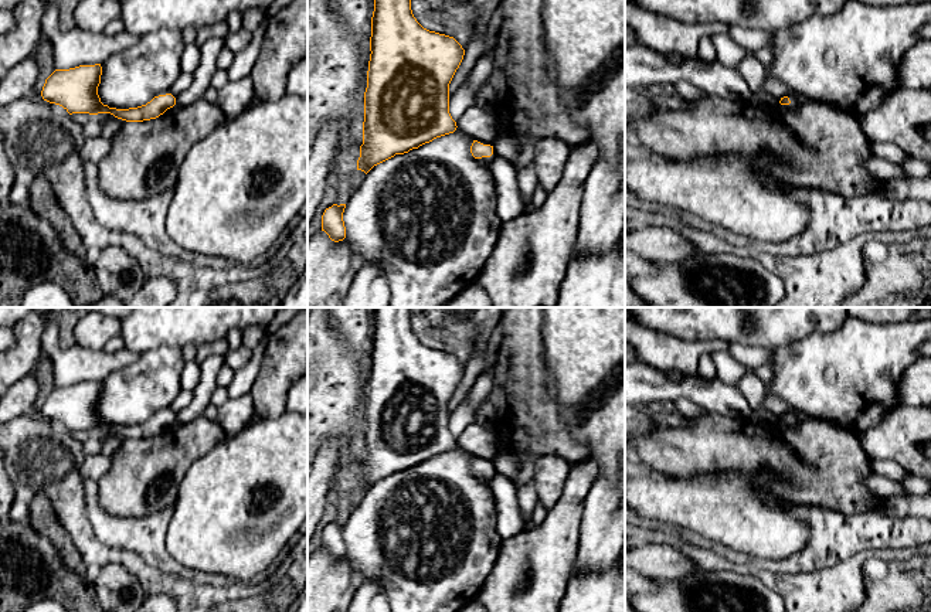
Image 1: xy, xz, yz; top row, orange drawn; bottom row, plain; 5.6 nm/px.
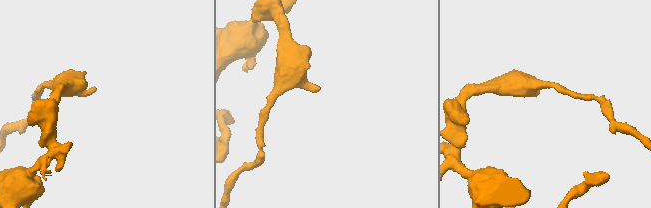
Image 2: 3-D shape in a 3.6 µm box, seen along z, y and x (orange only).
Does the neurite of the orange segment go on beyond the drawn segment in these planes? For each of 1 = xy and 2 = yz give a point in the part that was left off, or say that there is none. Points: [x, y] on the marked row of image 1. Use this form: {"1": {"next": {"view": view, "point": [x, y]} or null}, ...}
{"1": {"next": null}, "2": {"next": null}}

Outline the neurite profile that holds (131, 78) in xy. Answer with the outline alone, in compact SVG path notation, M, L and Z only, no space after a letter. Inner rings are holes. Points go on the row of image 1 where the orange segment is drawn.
M160 28L101 64L98 95L103 105L129 109L166 95L180 76L186 48L181 30Z

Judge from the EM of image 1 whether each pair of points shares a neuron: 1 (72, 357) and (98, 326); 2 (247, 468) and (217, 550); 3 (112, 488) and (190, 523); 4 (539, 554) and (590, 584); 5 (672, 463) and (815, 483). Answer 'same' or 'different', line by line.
1: different
2: same
3: different
4: different
5: same

